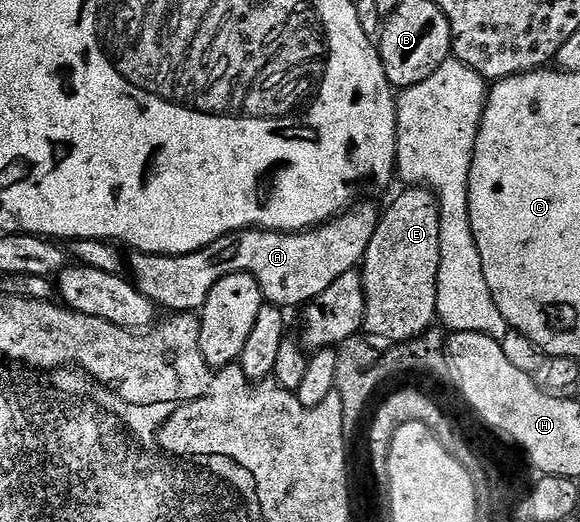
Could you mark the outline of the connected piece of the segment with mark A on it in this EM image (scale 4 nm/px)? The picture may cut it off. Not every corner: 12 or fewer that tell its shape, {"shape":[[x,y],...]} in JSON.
{"shape":[[361,202],[304,232],[245,228],[191,254],[128,257],[158,309],[193,314],[233,272],[300,309],[354,271]]}

